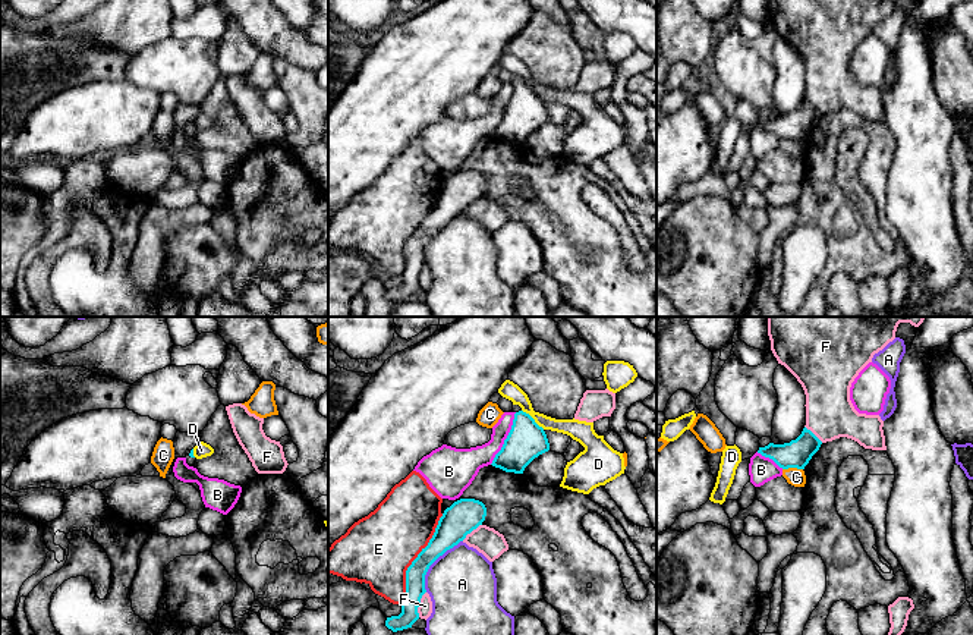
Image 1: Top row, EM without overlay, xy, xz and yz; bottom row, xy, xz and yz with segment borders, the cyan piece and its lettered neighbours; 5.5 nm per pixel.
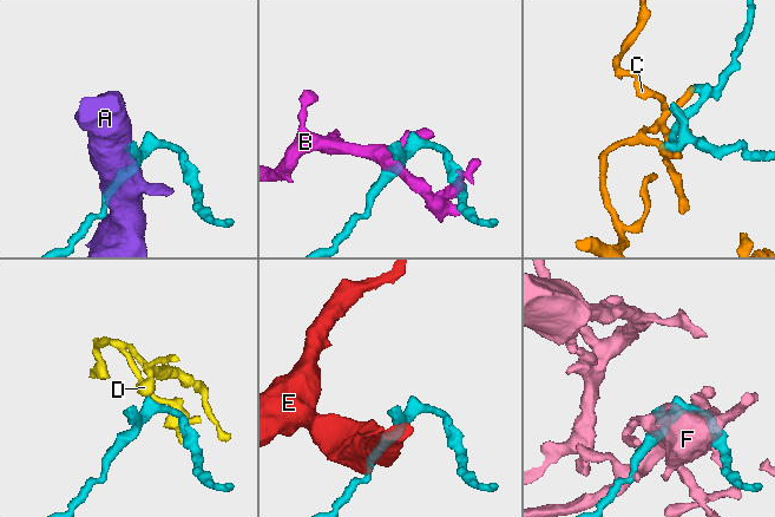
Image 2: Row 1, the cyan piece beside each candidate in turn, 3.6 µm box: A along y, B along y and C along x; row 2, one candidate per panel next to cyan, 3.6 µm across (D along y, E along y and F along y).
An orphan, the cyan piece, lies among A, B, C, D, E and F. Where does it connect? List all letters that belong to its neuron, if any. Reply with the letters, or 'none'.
none

